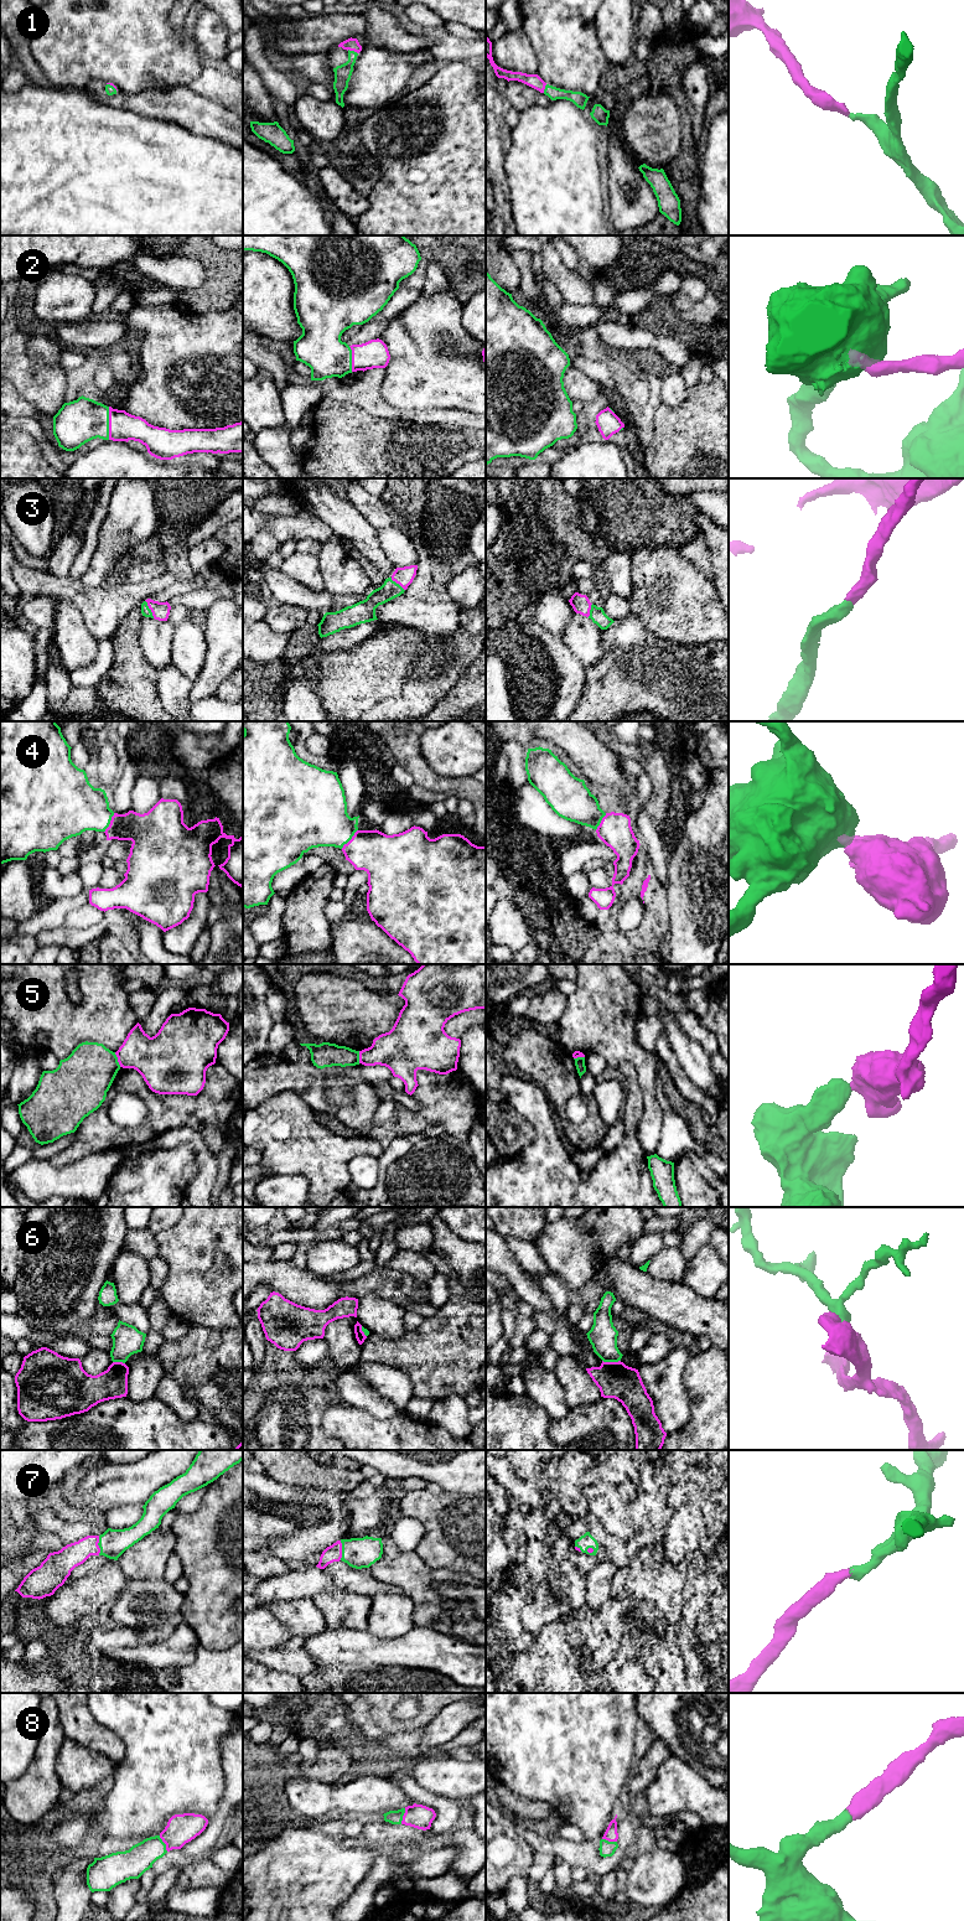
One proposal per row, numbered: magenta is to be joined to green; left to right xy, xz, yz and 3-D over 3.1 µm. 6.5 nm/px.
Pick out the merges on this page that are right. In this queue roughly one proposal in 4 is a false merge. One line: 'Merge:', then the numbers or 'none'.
Merge: 1, 2, 3, 4, 7, 8

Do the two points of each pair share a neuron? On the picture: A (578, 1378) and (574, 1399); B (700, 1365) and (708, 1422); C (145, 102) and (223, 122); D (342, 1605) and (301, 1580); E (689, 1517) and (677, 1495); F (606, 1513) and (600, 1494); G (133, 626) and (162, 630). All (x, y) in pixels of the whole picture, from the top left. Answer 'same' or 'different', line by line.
A: same
B: same
C: same
D: different
E: different
F: same
G: different

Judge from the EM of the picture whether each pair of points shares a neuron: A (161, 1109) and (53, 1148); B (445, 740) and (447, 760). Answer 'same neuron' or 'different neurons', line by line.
A: different neurons
B: same neuron

